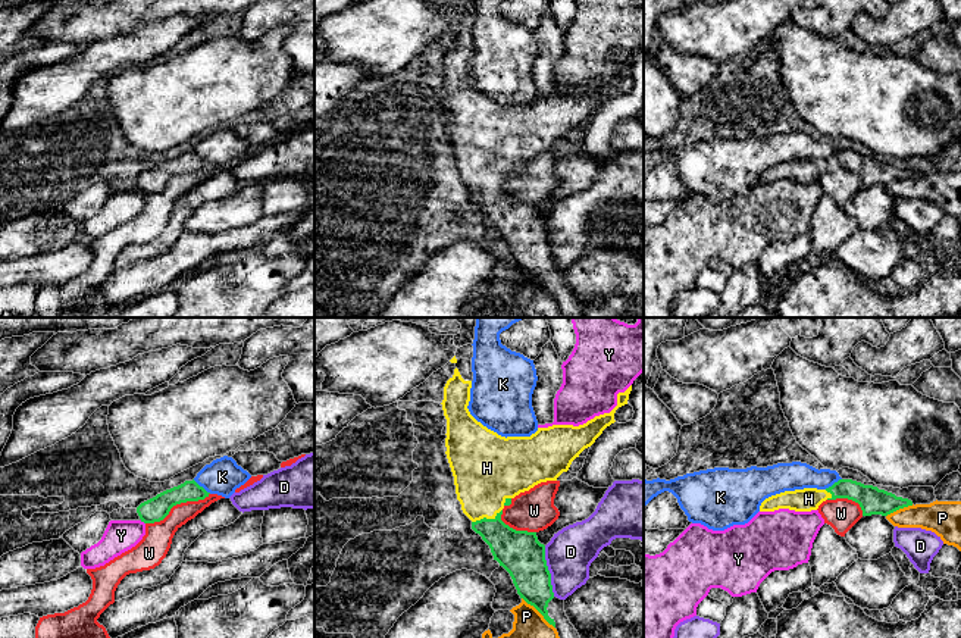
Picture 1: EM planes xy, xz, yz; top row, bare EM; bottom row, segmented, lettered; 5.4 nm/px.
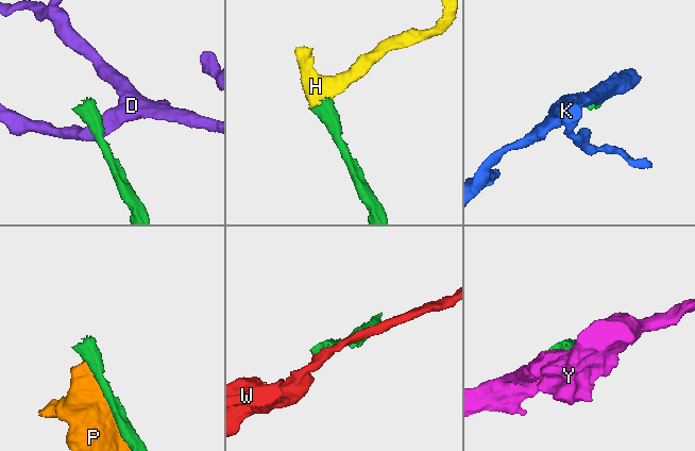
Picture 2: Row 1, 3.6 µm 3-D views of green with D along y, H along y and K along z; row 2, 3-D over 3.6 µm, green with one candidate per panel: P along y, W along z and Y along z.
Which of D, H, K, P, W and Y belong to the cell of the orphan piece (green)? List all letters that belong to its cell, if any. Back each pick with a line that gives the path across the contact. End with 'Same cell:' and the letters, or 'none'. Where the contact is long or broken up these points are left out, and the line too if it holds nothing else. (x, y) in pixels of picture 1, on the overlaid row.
H: Path across: xz (516, 552), (485, 518), (485, 472)
Same cell: H

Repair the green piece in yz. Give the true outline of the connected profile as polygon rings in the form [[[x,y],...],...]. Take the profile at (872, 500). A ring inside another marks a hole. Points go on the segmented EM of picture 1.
[[[839,479],[826,490],[804,488],[771,495],[761,503],[760,512],[774,512],[779,509],[811,512],[817,510],[823,501],[836,498],[848,498],[858,503],[863,516],[888,516],[899,509],[913,506],[911,500],[896,497],[877,487],[864,485],[852,479]]]

